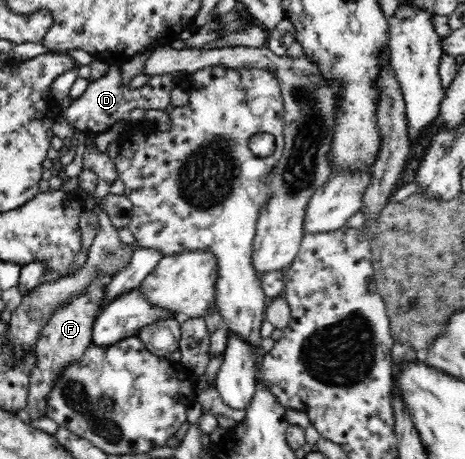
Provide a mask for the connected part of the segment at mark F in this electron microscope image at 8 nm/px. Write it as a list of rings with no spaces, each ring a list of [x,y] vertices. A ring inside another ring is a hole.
[[[100,273],[93,282],[90,282],[85,293],[79,293],[79,295],[71,297],[69,303],[59,305],[59,309],[55,309],[51,319],[47,319],[42,324],[36,343],[36,362],[34,369],[31,370],[28,402],[26,403],[26,411],[29,413],[31,424],[34,427],[37,427],[37,419],[46,415],[47,404],[45,402],[51,393],[51,387],[59,379],[61,371],[67,365],[79,361],[84,351],[91,345],[93,324],[101,309],[105,307],[105,303],[102,301],[104,288],[111,281],[113,281],[111,273]]]

